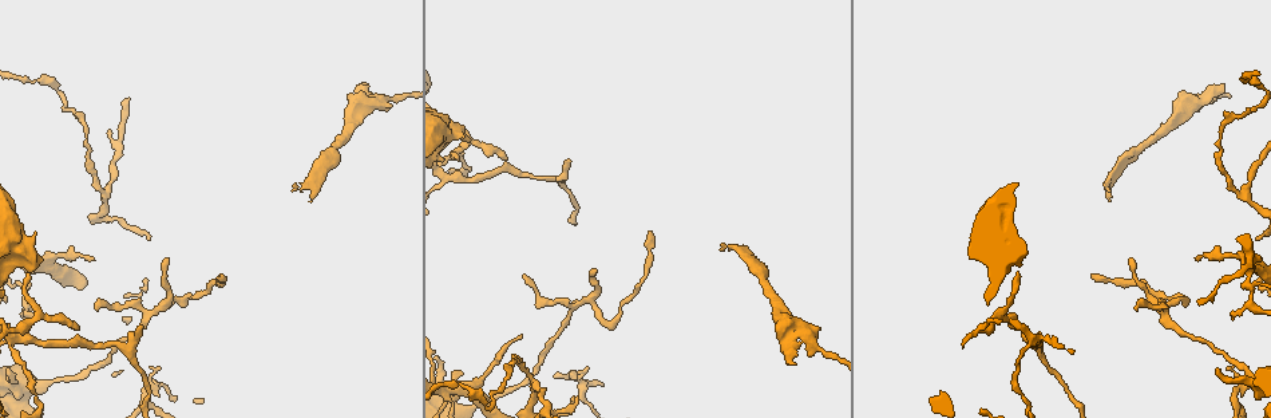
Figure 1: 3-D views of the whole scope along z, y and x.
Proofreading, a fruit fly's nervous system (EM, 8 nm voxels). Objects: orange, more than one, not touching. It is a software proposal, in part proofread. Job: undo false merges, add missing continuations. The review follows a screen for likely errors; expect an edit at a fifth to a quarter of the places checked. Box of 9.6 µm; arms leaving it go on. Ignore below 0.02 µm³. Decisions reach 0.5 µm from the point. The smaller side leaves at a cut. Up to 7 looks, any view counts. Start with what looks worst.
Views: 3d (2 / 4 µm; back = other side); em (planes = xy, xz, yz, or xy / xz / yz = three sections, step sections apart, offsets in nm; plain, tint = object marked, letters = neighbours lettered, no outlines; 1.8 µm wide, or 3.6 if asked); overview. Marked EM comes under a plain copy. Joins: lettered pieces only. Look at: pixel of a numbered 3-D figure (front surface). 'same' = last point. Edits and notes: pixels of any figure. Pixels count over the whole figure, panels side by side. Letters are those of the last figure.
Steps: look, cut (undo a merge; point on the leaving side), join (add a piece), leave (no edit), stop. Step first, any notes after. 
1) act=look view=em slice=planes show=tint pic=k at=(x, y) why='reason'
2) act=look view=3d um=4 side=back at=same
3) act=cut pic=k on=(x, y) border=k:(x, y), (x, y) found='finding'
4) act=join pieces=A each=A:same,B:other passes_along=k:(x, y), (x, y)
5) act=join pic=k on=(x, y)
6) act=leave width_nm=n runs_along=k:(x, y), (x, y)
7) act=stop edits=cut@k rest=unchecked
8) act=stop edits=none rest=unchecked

act=look view=3d um=2 pic=1 at=(794, 364)

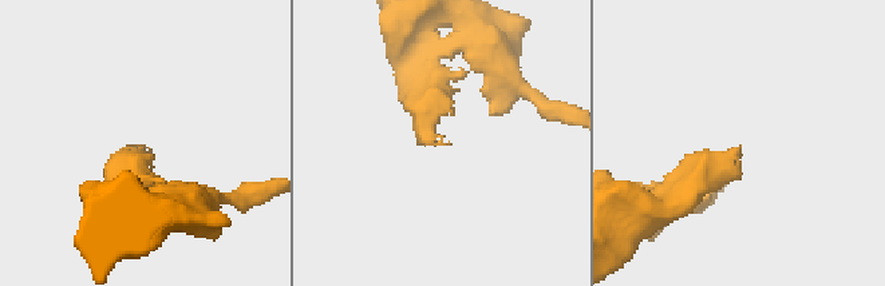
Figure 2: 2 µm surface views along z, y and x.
act=look view=em slice=xz step=8 show=tint pic=2 at=(449, 143)

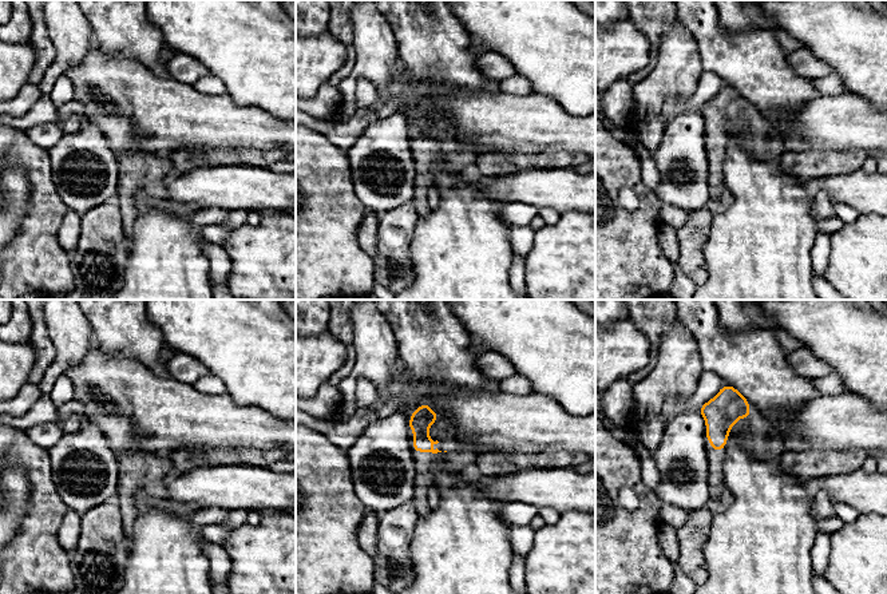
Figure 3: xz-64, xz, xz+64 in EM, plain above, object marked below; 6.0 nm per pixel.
act=look view=em slice=xz step=8 show=letters at=same

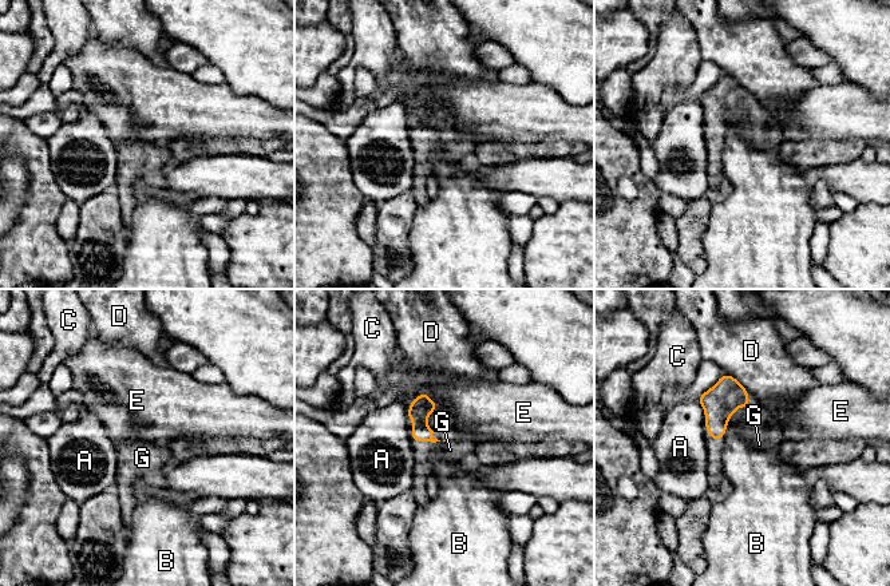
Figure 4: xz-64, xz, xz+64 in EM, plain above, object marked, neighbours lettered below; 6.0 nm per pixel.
act=join pieces=G each=A:other,B:other,C:other,D:other,E:other,G:same found='it goes on there'

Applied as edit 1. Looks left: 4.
act=look view=em slice=planes show=tint pic=1 at=(41, 261)

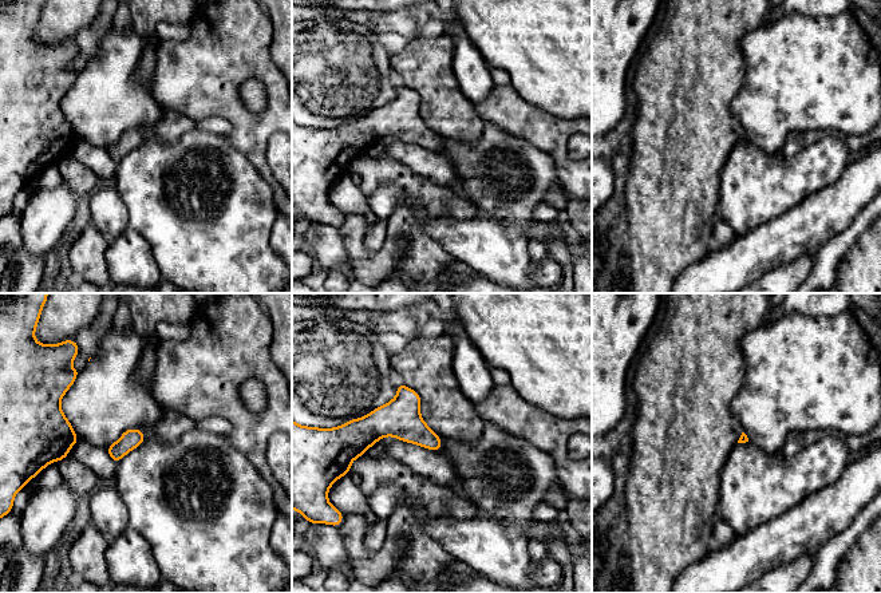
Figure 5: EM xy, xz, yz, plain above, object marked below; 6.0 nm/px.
act=look view=em slice=planes show=letters at=same why='see the neighbours'

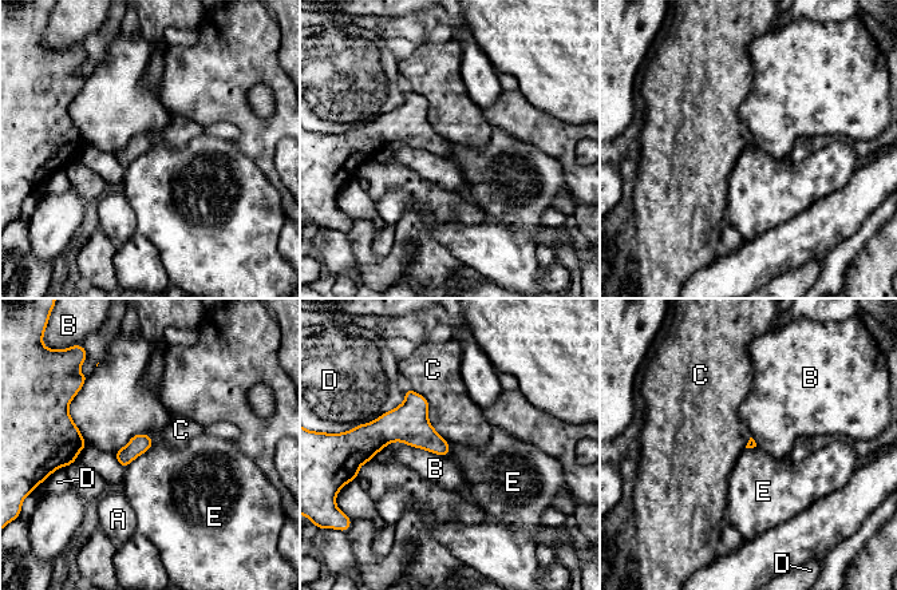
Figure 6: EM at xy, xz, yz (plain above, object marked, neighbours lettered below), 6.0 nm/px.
act=leave each=A:other,B:other,C:other,D:other,E:other border=6:(153, 444), (125, 468) found='none of them fits'

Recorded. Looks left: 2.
act=stop edits=join@4 rest=unchecked

